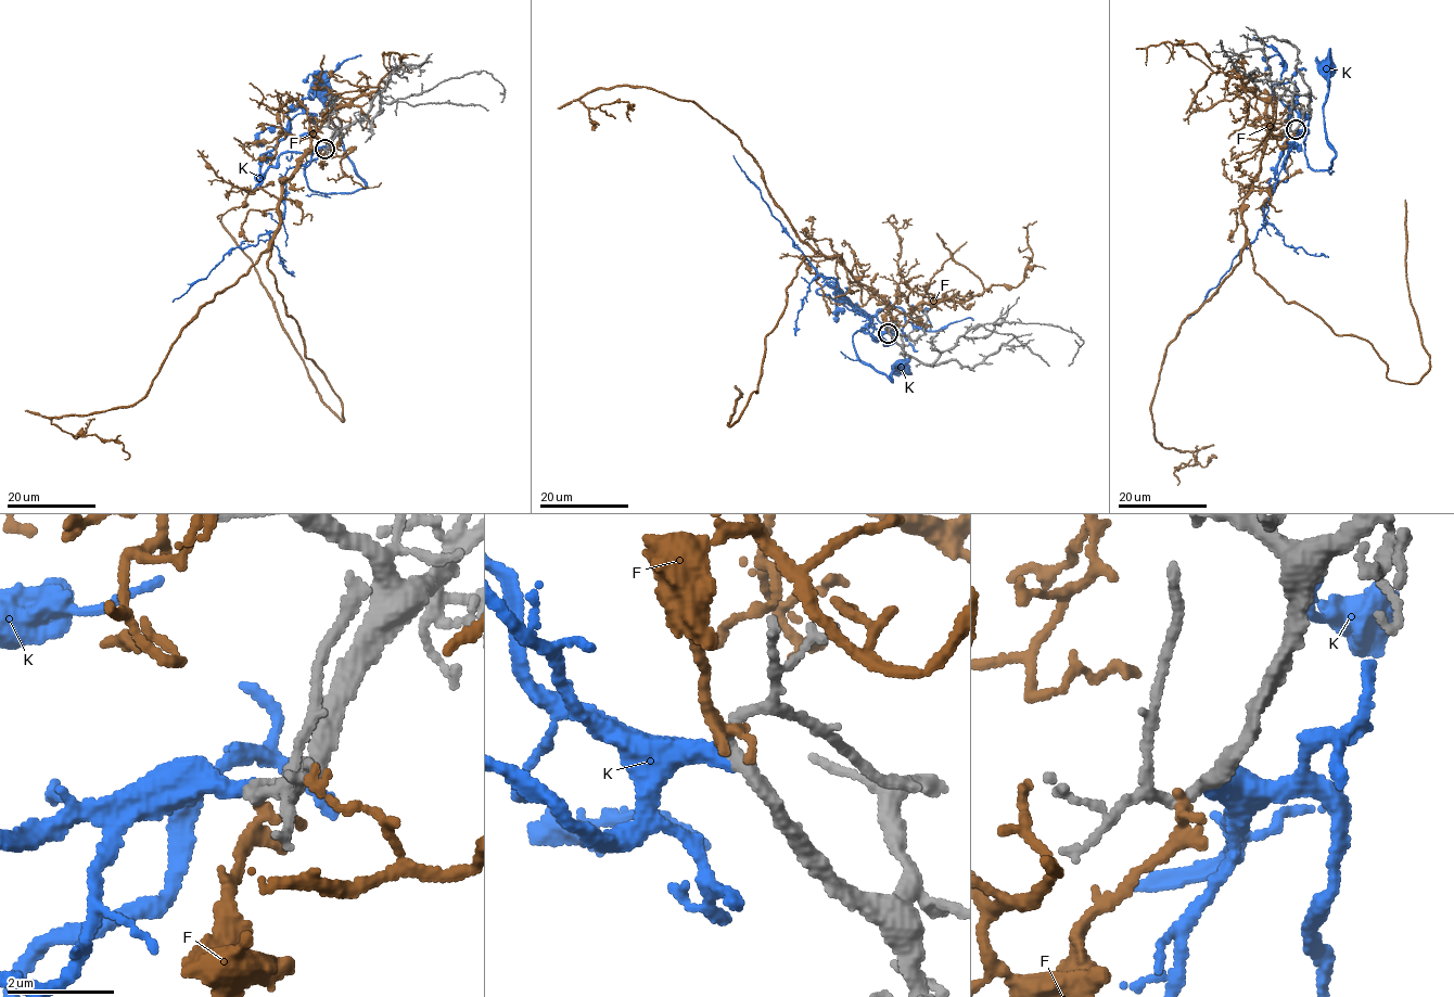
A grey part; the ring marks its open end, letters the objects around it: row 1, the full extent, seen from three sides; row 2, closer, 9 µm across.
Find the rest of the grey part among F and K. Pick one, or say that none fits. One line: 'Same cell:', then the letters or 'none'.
Same cell: K

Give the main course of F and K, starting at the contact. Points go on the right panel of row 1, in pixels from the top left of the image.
F: (1293, 131), (1271, 135), (1244, 201), (1254, 271), (1416, 384), (1430, 366), (1404, 200)
K: (1296, 130), (1305, 131), (1308, 164), (1313, 169), (1329, 168), (1335, 151), (1324, 123), (1325, 68)

